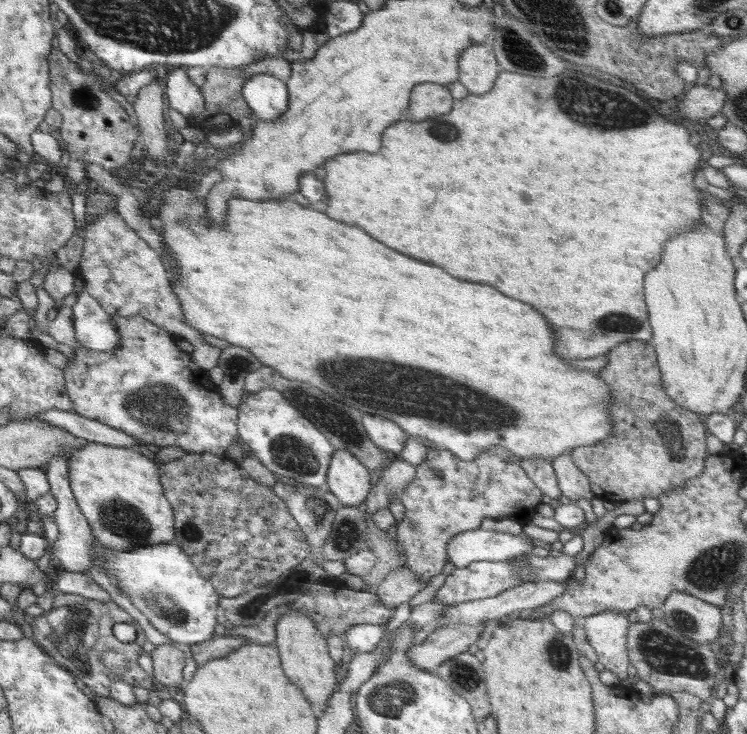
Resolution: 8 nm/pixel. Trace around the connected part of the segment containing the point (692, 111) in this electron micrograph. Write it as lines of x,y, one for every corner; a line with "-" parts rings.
707,84
702,86
691,85
683,96
678,98
676,108
682,117
697,120
699,118
712,118
720,113
724,106
726,92
721,88
712,88

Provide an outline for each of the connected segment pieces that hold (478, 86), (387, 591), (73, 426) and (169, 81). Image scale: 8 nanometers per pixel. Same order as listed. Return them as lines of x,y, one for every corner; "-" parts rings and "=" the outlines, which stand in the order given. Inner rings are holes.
490,42
464,49
459,66
458,80
468,89
469,94
486,94
494,88
501,74
498,57
=
398,567
390,571
380,584
373,587
373,592
380,598
382,604
395,608
401,602
409,602
427,584
428,580
426,582
416,580
416,576
408,568
=
54,409
42,413
37,417
38,420
44,420
53,426
64,428
81,439
110,446
124,446
129,449
132,449
133,445
140,446
138,438
97,422
95,419
85,418
76,412
=
182,66
172,67
169,69
167,75
168,77
162,81
165,89
166,105
174,108
176,112
180,112
187,120
194,118
196,114
202,114
206,110
206,107
204,107
204,97
200,88
188,78
186,70

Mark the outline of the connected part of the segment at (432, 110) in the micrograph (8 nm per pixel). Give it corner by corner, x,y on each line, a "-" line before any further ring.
432,82
416,85
410,99
411,104
403,117
408,122
422,122
440,114
448,114
455,104
455,98
447,86

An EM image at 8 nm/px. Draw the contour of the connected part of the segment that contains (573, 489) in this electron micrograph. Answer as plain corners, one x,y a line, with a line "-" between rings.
568,453
552,458
551,465
564,501
576,501
580,498
591,501
595,497
590,479
578,469

